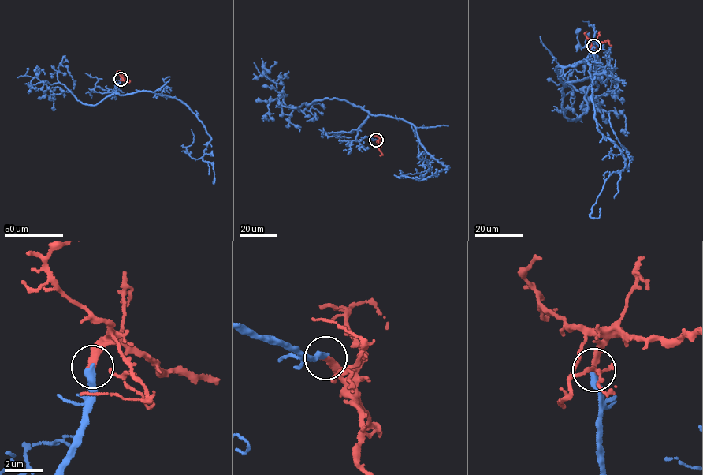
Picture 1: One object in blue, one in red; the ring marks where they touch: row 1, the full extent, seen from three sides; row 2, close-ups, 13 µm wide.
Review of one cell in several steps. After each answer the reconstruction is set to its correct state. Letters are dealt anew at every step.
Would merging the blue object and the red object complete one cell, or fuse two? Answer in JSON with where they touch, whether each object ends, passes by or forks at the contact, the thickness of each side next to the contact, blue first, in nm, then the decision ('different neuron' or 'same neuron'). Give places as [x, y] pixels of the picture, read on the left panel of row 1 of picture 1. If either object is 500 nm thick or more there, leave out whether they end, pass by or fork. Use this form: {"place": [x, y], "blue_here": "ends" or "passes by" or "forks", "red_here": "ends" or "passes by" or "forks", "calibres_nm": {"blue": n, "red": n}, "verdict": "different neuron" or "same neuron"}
{"place": [120, 79], "blue_here": "ends", "red_here": "ends", "calibres_nm": {"blue": 400, "red": 360}, "verdict": "same neuron"}

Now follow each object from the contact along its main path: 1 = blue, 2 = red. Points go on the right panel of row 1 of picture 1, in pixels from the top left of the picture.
1: (593, 46), (602, 72), (567, 85), (555, 71), (588, 62), (597, 128), (626, 164), (590, 216), (600, 207)
2: (593, 46), (596, 41), (607, 41), (611, 46)

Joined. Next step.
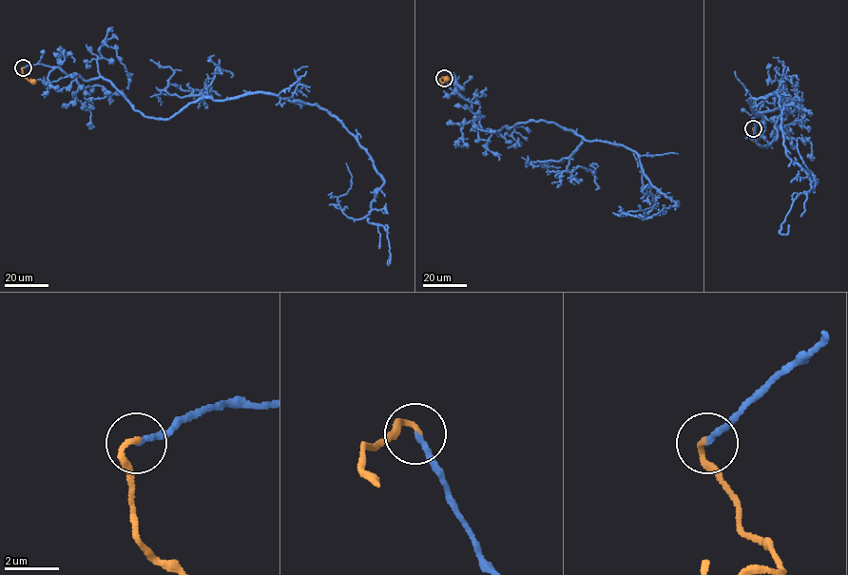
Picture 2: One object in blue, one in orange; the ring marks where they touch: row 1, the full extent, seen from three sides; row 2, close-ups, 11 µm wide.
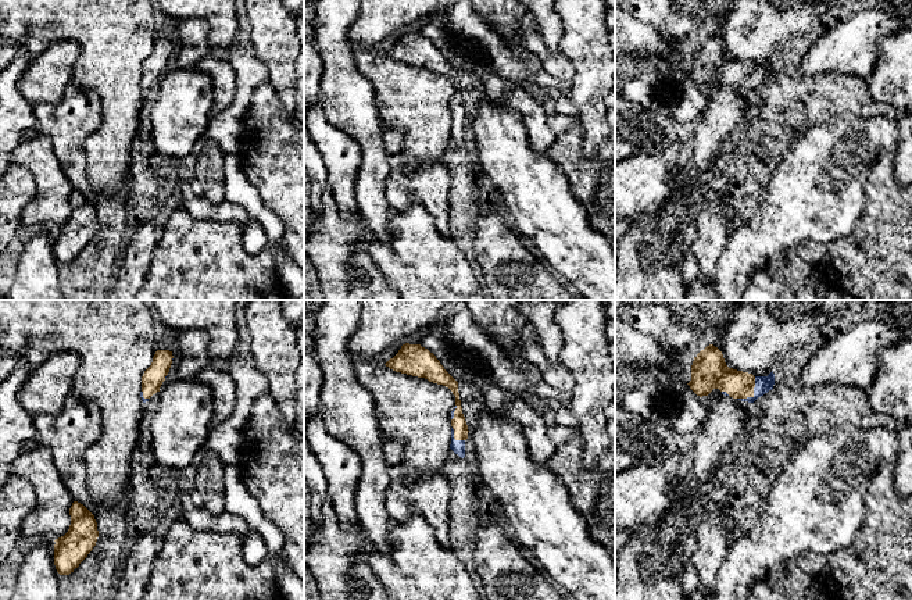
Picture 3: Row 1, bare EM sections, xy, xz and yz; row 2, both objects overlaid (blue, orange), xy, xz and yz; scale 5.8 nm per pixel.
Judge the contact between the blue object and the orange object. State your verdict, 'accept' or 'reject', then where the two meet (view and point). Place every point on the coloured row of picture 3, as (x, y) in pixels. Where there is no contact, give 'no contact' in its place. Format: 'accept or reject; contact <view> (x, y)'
accept; contact yz (754, 393)

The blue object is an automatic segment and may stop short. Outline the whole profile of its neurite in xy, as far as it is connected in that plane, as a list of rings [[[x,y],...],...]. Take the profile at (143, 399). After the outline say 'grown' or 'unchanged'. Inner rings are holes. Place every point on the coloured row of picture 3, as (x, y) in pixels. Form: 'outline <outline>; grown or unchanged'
outline [[[157,350],[151,365],[144,371],[142,376],[142,392],[140,397],[143,403],[160,392],[160,388],[168,376],[174,356],[169,350]]]; grown

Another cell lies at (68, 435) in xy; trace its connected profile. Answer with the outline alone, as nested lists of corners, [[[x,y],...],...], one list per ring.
[[[69,394],[60,414],[39,414],[33,424],[36,436],[24,444],[24,451],[47,447],[72,499],[96,515],[99,506],[87,489],[85,461],[86,450],[100,439],[101,419],[96,406]]]

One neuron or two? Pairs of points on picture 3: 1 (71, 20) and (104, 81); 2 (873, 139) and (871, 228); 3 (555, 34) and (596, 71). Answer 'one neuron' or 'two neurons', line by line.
1: one neuron
2: two neurons
3: two neurons

